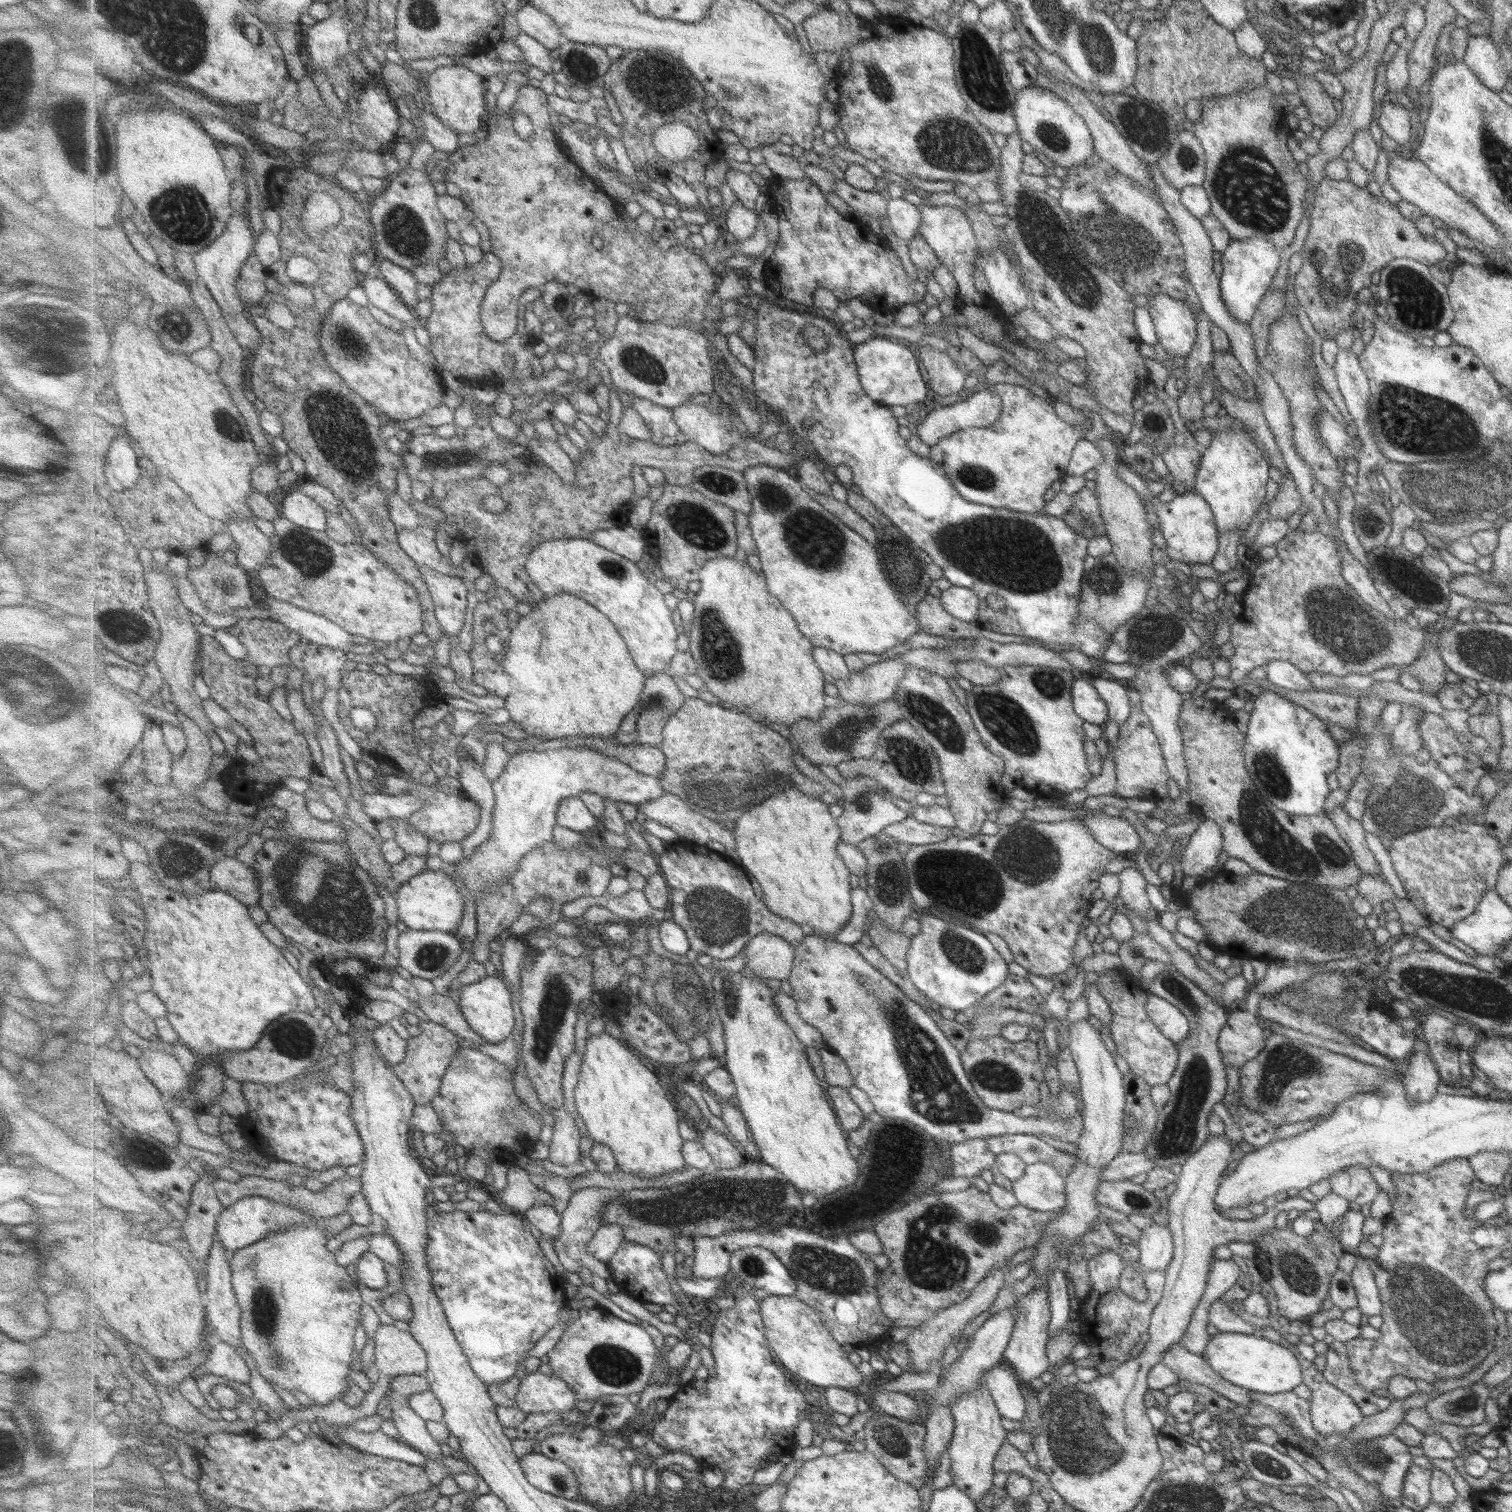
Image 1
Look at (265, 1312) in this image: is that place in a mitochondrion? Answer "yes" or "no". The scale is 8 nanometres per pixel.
yes

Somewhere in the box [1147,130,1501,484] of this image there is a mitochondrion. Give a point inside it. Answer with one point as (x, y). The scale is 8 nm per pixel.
(1429, 426)

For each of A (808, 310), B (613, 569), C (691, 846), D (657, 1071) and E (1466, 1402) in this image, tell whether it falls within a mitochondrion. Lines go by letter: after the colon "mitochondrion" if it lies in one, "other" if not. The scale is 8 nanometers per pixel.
A: other
B: mitochondrion
C: other
D: other
E: mitochondrion

